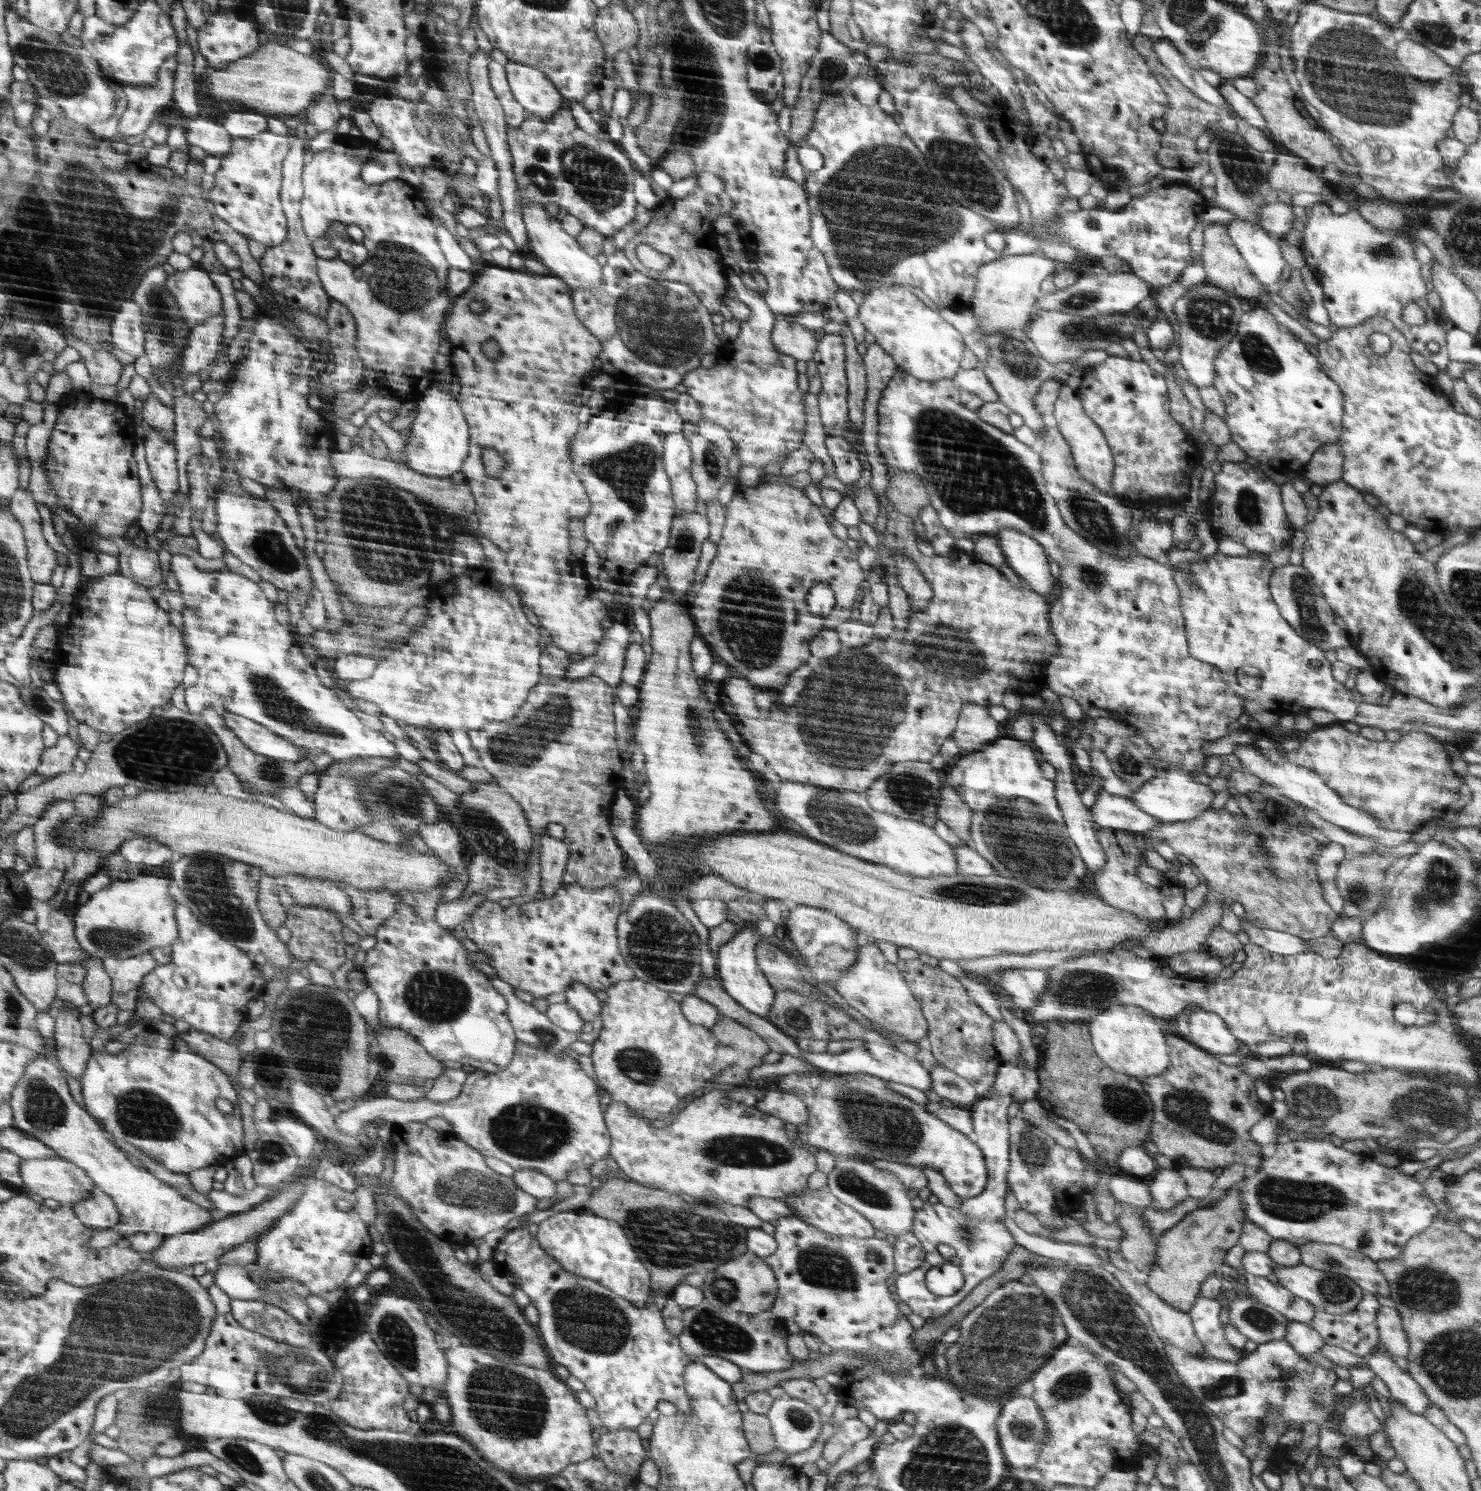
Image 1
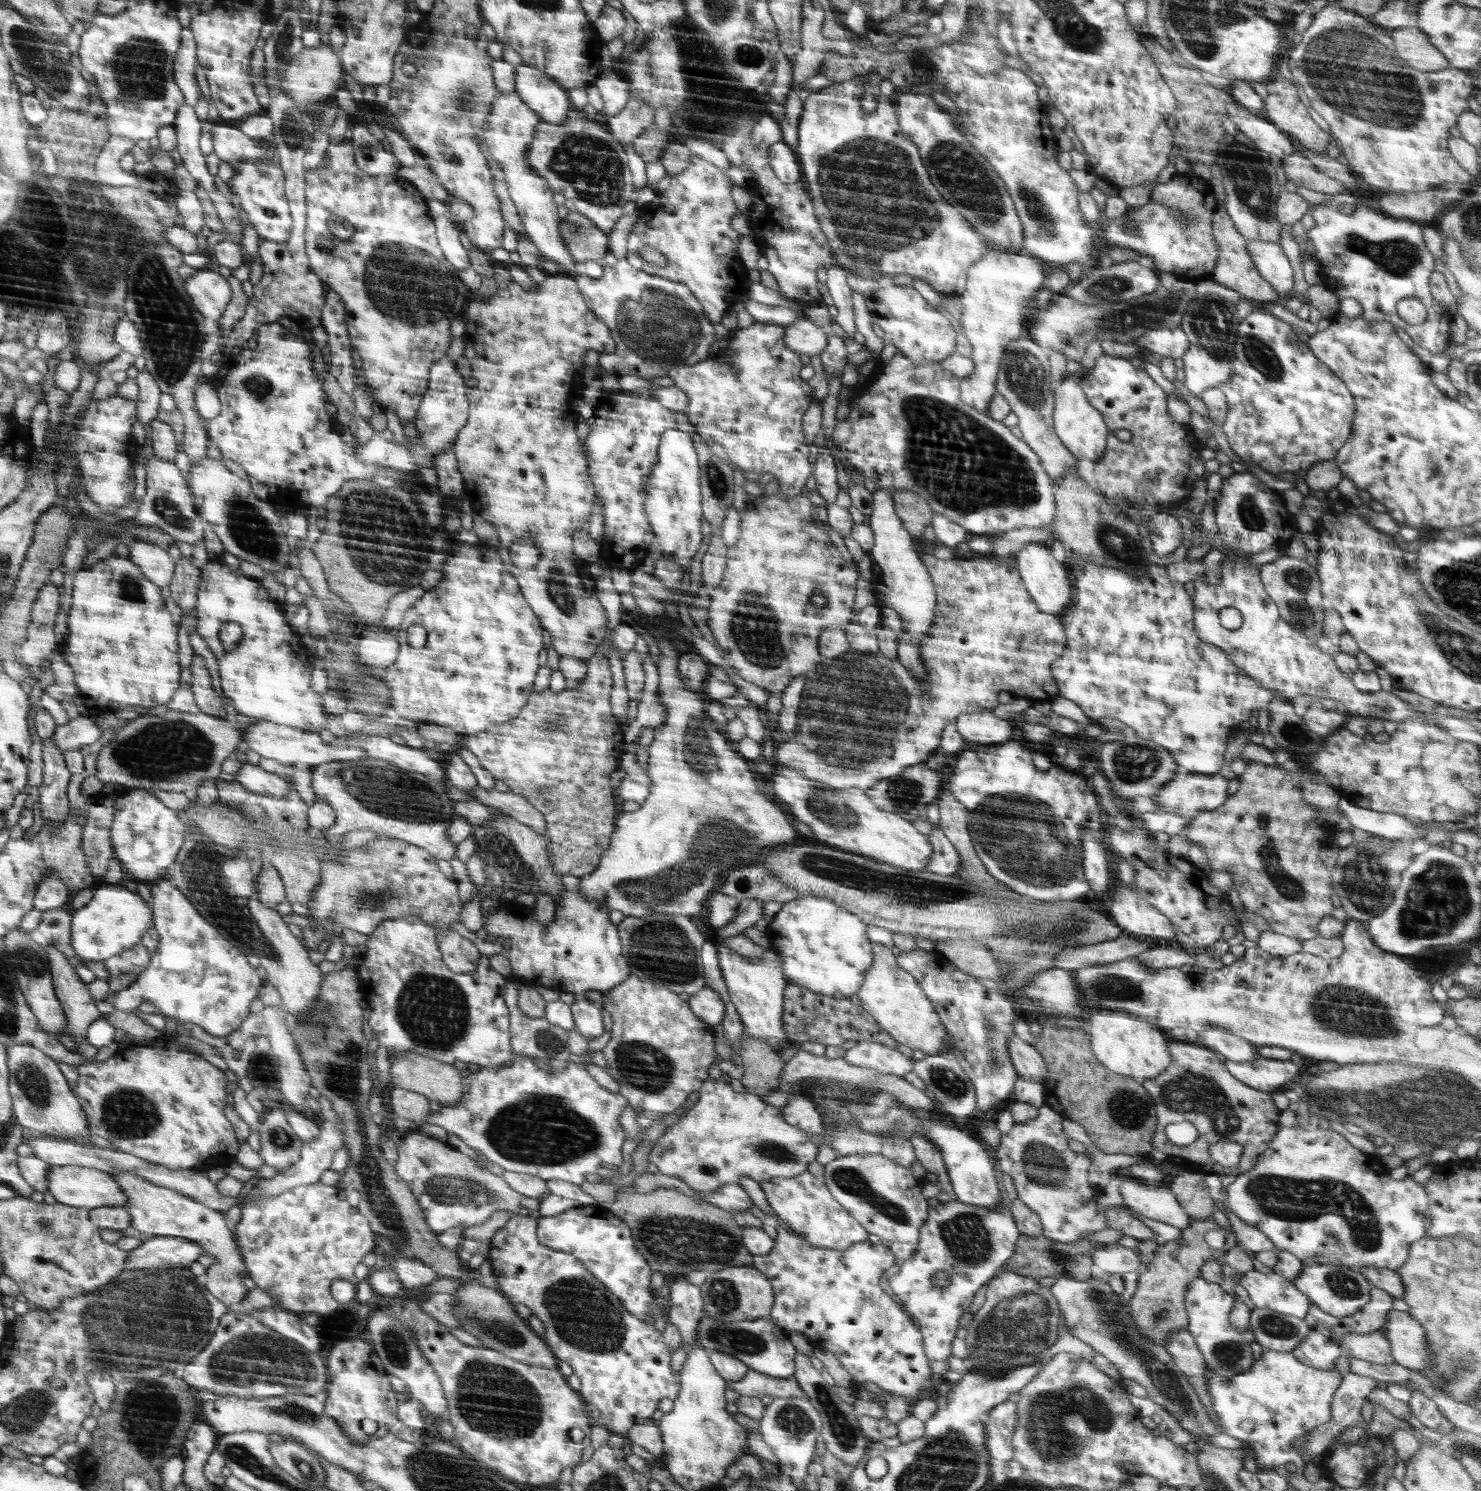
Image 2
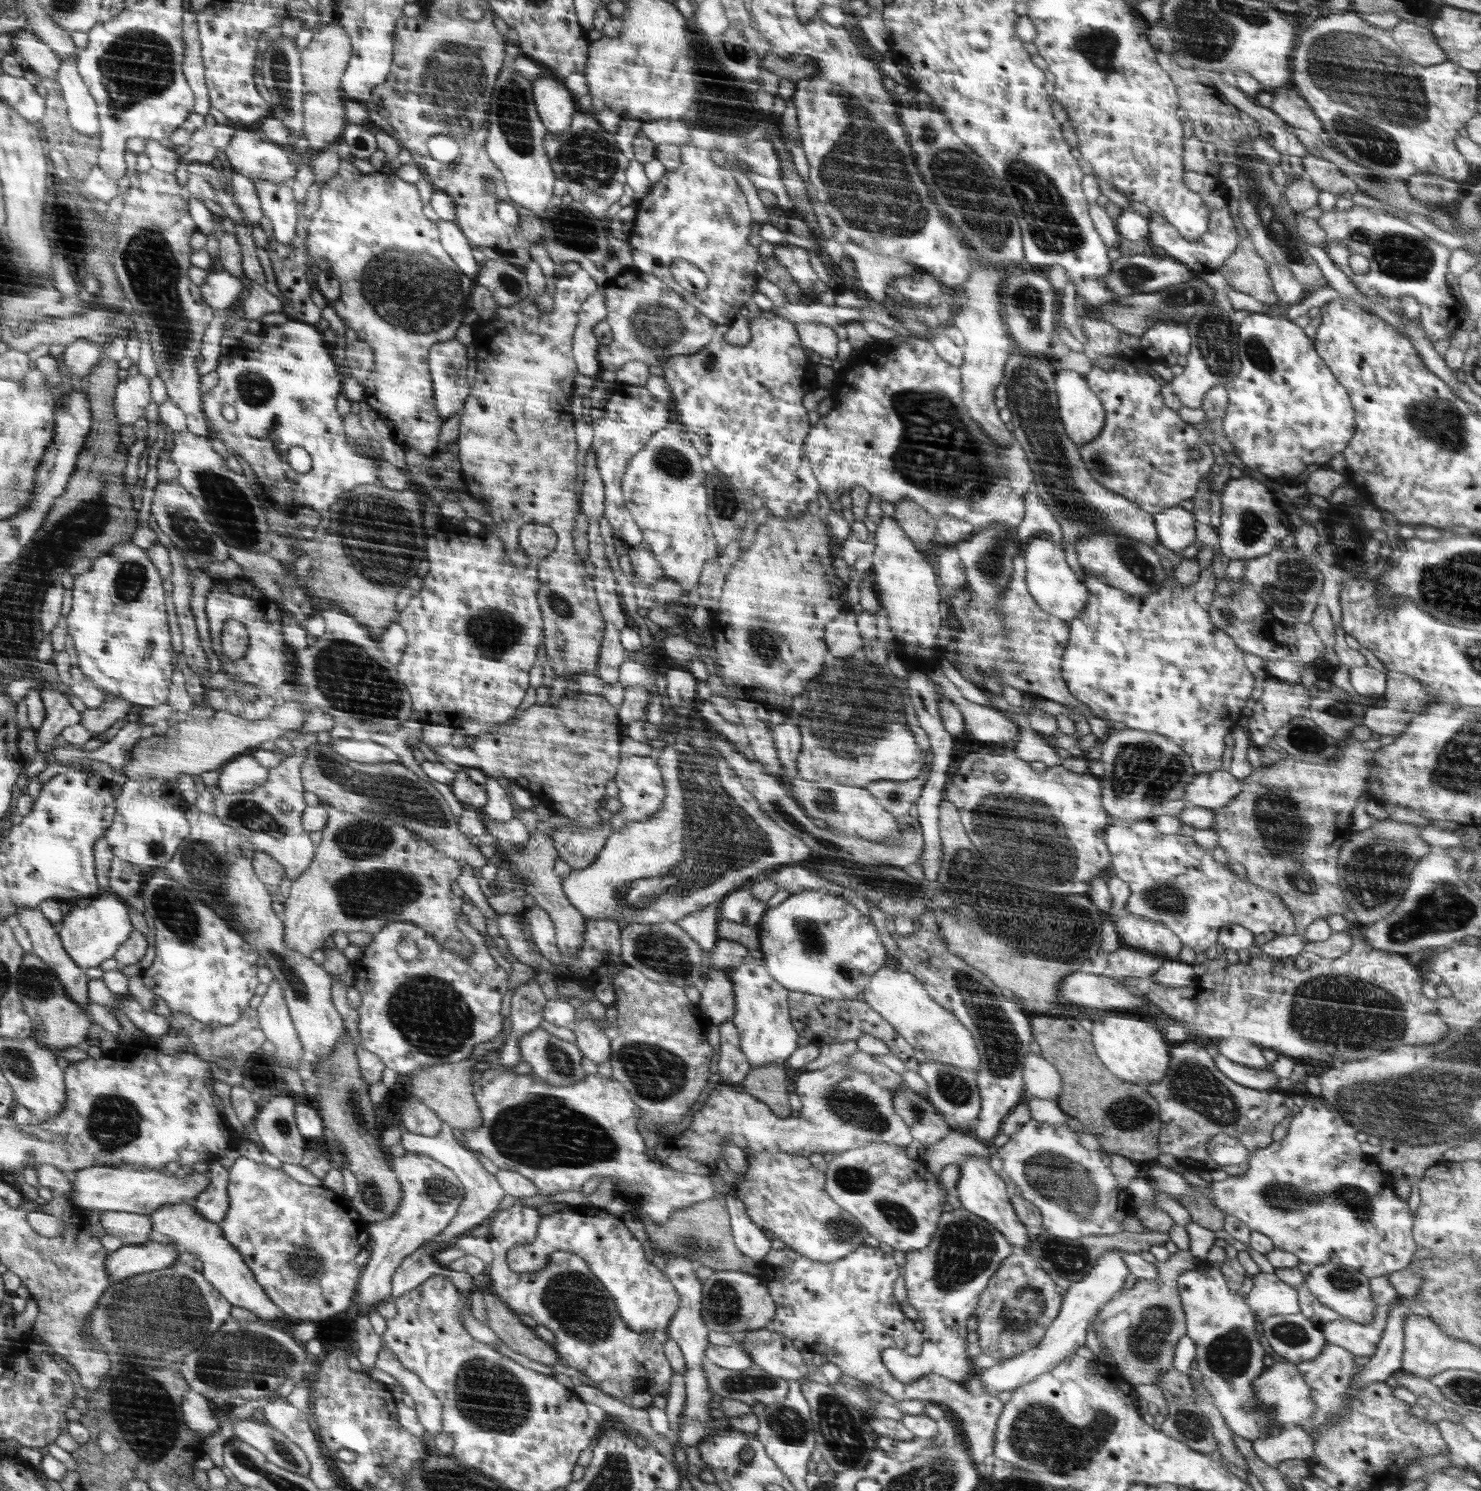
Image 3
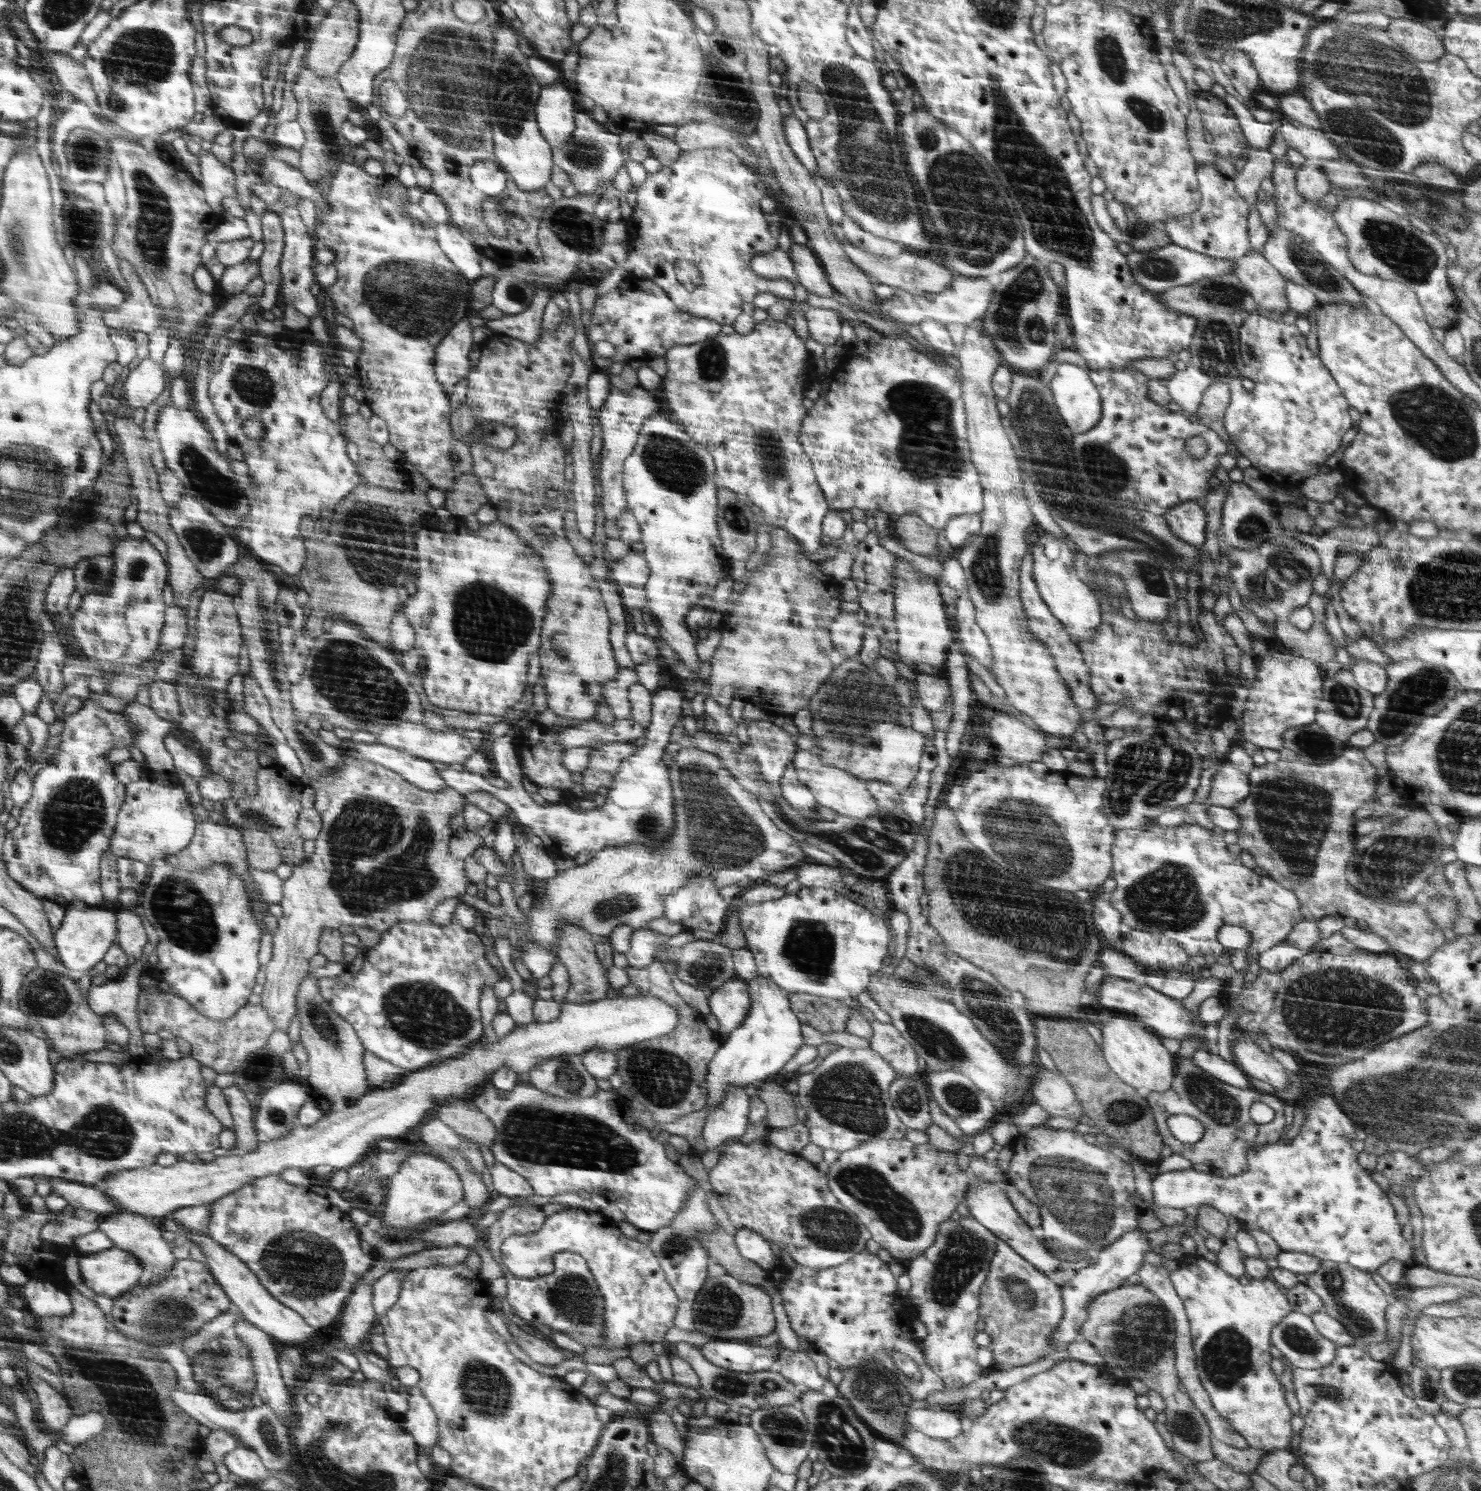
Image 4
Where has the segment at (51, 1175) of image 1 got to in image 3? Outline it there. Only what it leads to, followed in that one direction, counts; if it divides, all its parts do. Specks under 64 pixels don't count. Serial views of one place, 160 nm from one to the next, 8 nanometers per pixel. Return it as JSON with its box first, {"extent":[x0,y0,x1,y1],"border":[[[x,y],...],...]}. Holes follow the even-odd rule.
{"extent":[70,1165,208,1216],"border":[[[129,1165],[91,1166],[74,1173],[70,1202],[78,1208],[149,1216],[166,1204],[177,1202],[193,1204],[208,1185],[208,1173],[197,1173],[190,1168],[184,1168],[178,1177],[178,1174],[165,1174],[159,1172],[159,1169],[130,1169]]]}

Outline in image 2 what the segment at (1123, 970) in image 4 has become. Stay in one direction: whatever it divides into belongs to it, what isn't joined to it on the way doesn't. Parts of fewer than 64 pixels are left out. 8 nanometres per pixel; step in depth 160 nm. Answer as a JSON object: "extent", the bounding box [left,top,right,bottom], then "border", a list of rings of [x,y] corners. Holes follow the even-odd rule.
{"extent":[1132,944,1196,968],"border":[[[1177,944],[1154,946],[1150,950],[1132,957],[1148,968],[1180,968],[1183,964],[1194,966],[1196,957],[1193,951],[1186,951]]]}

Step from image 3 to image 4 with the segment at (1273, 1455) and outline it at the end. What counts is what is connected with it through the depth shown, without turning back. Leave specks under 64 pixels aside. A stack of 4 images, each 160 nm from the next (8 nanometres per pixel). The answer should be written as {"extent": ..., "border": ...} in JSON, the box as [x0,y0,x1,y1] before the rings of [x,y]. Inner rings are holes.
{"extent":[1211,1435,1270,1475],"border":[[[1211,1435],[1211,1445],[1216,1459],[1222,1459],[1234,1469],[1234,1472],[1245,1475],[1254,1472],[1260,1461],[1270,1453],[1266,1449],[1250,1446],[1240,1450],[1216,1440],[1213,1435]]]}

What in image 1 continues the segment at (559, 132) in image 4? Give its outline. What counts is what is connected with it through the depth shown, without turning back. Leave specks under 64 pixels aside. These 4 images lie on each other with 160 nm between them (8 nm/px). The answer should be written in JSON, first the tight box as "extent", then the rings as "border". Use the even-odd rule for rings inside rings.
{"extent":[508,61,562,118],"border":[[[509,61],[508,72],[510,90],[528,114],[542,118],[552,117],[562,106],[560,91],[556,84],[537,67],[523,62]]]}

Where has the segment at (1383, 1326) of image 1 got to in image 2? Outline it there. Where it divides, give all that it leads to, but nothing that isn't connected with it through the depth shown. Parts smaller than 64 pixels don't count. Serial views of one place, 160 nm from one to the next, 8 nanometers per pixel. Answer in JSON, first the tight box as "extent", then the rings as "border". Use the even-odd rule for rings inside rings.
{"extent":[1384,1310,1430,1370],"border":[[[1388,1310],[1384,1331],[1395,1364],[1414,1370],[1430,1366],[1425,1332],[1409,1311]]]}

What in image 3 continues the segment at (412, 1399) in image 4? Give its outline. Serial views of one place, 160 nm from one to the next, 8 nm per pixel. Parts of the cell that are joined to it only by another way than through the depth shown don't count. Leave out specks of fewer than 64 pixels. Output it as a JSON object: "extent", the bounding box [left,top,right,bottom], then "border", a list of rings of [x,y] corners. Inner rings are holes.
{"extent":[375,1347,443,1434],"border":[[[384,1347],[378,1354],[375,1368],[392,1375],[402,1386],[403,1392],[414,1399],[416,1407],[413,1409],[426,1432],[437,1434],[443,1430],[443,1404],[414,1371],[404,1368],[402,1363],[394,1358],[394,1354]]]}

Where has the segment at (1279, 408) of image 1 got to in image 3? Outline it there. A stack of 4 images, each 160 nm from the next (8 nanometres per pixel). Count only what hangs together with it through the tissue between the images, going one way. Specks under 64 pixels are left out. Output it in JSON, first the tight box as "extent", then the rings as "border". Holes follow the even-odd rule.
{"extent":[1223,313,1355,478],"border":[[[1249,313],[1239,325],[1239,336],[1237,340],[1239,348],[1239,359],[1241,360],[1241,369],[1238,376],[1231,380],[1230,383],[1224,384],[1228,394],[1229,407],[1226,409],[1225,417],[1223,418],[1223,431],[1235,448],[1235,453],[1240,457],[1241,462],[1246,467],[1258,470],[1269,478],[1290,477],[1295,478],[1303,472],[1309,464],[1320,464],[1326,466],[1330,460],[1334,458],[1338,452],[1348,446],[1349,440],[1355,433],[1355,410],[1353,404],[1350,402],[1348,392],[1344,386],[1338,382],[1337,378],[1332,374],[1329,366],[1320,358],[1316,352],[1313,341],[1305,335],[1302,328],[1298,327],[1294,321],[1282,320],[1282,318],[1274,318],[1274,316],[1267,316],[1266,314]]]}

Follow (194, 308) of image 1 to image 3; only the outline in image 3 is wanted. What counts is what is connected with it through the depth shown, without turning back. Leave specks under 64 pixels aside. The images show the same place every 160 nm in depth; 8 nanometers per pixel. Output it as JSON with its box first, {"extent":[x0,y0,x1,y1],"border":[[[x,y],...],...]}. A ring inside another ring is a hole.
{"extent":[202,269,243,311],"border":[[[211,269],[202,284],[202,295],[214,311],[226,311],[239,298],[243,289],[243,280],[228,272]]]}

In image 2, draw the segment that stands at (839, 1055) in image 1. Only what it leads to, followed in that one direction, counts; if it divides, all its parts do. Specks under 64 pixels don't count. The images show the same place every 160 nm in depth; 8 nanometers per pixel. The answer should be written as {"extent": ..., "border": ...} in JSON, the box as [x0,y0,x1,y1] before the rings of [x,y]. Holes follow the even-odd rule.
{"extent":[844,1042,913,1077],"border":[[[859,1042],[847,1050],[844,1057],[854,1066],[871,1068],[883,1074],[904,1077],[913,1072],[913,1062],[904,1053],[880,1043]]]}

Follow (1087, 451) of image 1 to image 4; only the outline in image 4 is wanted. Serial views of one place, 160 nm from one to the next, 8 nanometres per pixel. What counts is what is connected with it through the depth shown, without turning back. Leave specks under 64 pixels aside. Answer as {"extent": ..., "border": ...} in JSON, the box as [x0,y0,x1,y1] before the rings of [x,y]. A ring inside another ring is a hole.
{"extent":[1049,363,1102,435],"border":[[[1061,363],[1056,371],[1057,373],[1053,376],[1049,388],[1060,416],[1074,435],[1088,432],[1099,423],[1102,409],[1100,394],[1089,377],[1090,368],[1082,368],[1071,363]]]}

